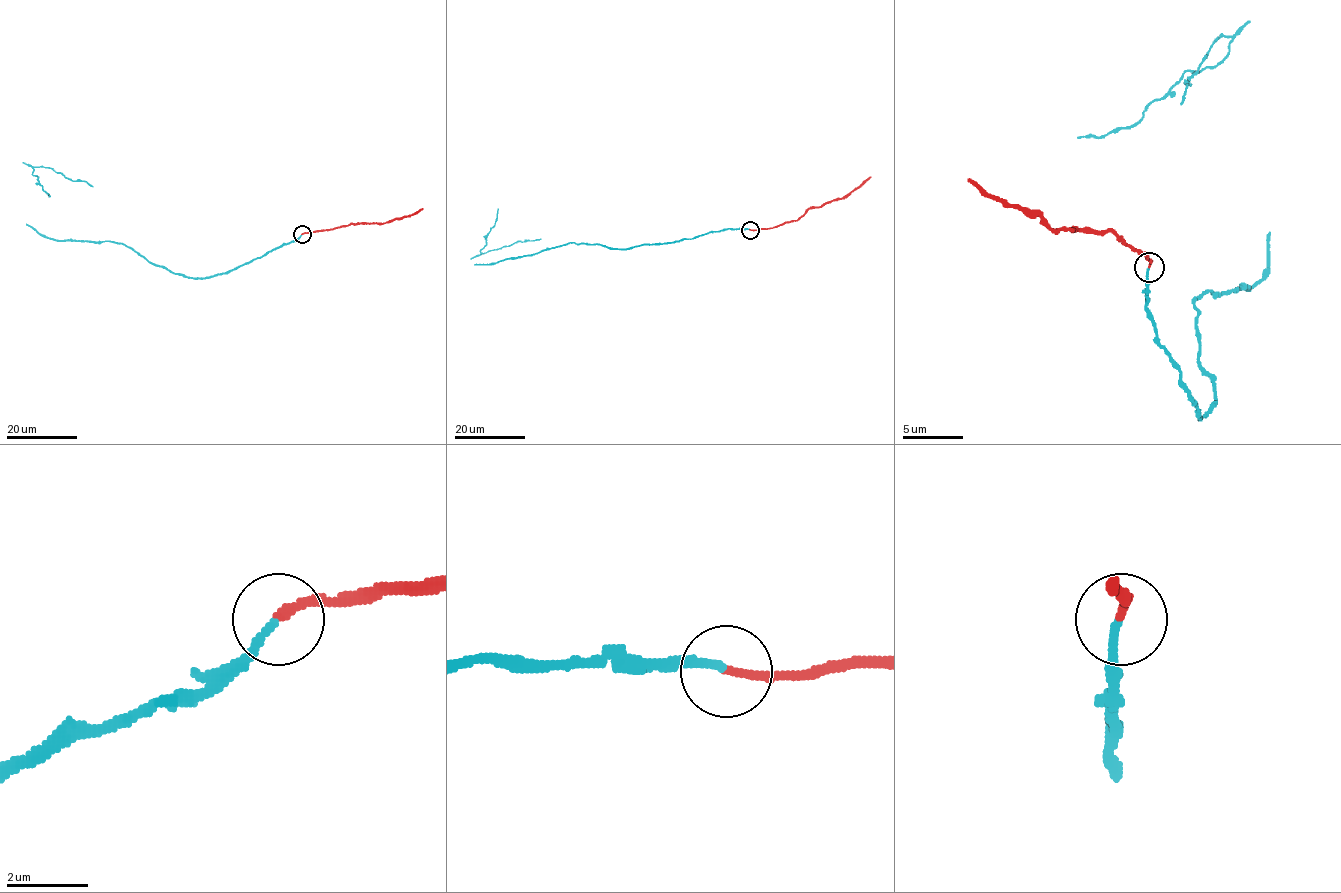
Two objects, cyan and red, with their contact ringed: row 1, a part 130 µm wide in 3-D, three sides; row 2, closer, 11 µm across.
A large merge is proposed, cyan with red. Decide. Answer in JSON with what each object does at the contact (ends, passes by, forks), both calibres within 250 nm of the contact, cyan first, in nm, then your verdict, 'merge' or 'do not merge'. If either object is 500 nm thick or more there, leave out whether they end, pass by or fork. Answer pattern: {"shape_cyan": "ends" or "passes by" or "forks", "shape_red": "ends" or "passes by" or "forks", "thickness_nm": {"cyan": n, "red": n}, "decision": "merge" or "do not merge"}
{"shape_cyan": "ends", "shape_red": "ends", "thickness_nm": {"cyan": 190, "red": 200}, "decision": "merge"}

